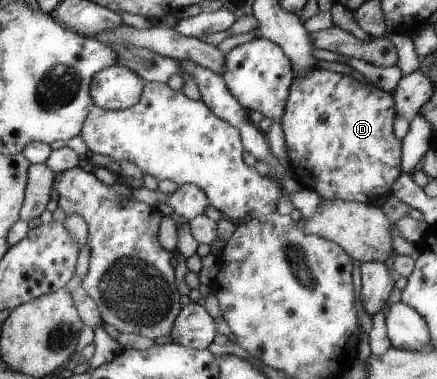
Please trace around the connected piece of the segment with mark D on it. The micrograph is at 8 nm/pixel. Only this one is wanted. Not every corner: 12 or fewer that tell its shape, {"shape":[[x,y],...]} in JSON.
{"shape":[[317,67],[294,77],[303,188],[372,204],[401,176],[394,99]]}

